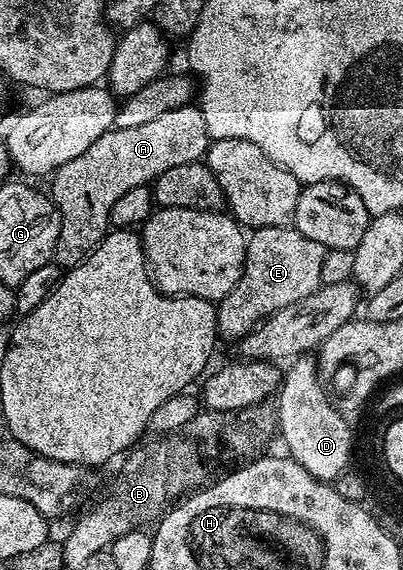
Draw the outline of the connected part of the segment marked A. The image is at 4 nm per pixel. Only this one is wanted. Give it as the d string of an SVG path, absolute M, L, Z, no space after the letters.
M198 104L182 105L173 111L165 111L153 123L145 123L141 127L111 128L97 143L91 144L86 151L81 151L77 159L69 159L50 178L49 196L59 210L59 234L53 254L54 264L66 271L77 267L93 252L109 232L111 225L111 208L125 191L133 191L133 187L150 186L172 167L181 167L181 163L202 162L207 152L209 138L205 127L205 115L201 115Z

